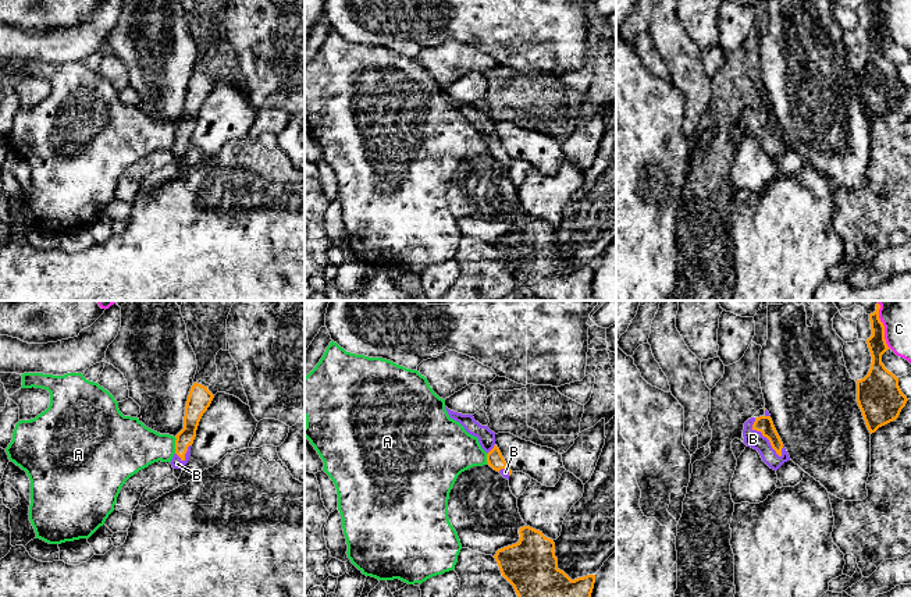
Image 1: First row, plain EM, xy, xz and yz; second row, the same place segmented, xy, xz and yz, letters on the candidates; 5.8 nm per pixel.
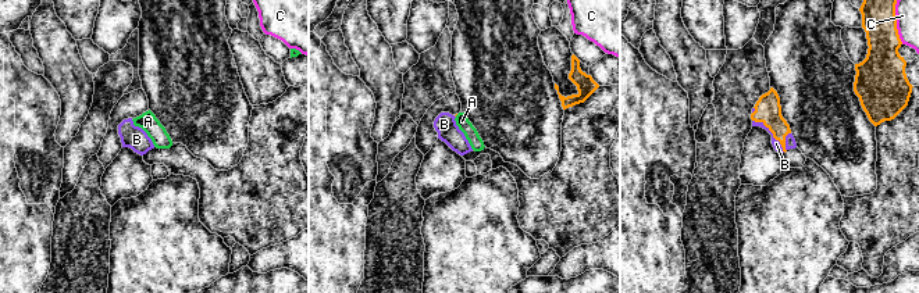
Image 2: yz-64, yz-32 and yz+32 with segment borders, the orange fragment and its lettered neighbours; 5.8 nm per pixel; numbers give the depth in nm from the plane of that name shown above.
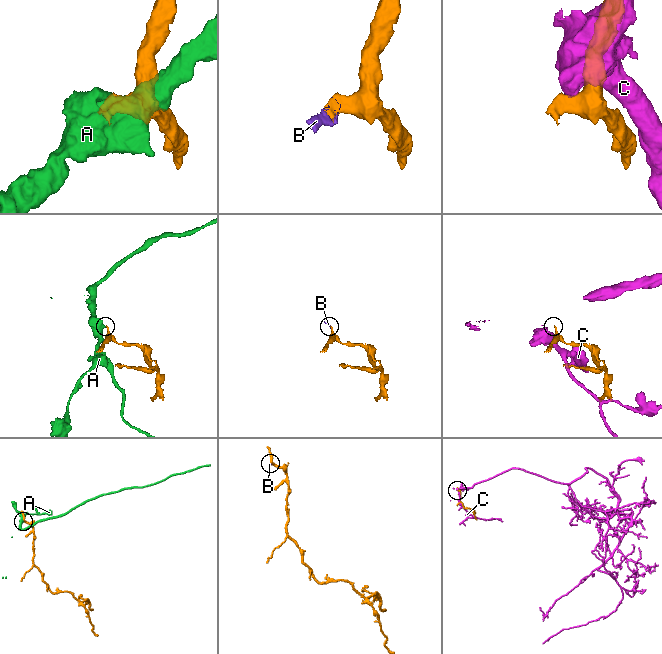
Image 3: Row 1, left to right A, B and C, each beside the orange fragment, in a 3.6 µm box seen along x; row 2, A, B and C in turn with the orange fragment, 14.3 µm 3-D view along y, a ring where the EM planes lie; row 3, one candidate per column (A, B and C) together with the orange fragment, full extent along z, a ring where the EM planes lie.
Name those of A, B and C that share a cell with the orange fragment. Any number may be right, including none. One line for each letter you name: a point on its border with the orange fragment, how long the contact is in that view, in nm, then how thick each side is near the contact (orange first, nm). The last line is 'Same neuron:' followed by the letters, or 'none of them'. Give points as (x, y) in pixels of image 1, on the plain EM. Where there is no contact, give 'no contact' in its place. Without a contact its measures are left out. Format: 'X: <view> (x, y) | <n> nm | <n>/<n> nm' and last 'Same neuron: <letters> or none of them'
B: yz (764, 124) | 280 nm | 100/100 nm
Same neuron: B

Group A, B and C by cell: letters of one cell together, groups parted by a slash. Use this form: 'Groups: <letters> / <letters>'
Groups: A / B / C

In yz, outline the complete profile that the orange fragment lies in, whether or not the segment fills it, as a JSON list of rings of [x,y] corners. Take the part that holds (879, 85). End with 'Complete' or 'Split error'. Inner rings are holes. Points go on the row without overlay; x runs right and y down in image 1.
[[[879,0],[869,3],[872,24],[866,28],[872,51],[868,63],[857,68],[857,90],[869,121],[896,109],[907,92],[898,75],[898,65],[882,51],[882,43],[890,38],[885,28],[885,14]]]. Complete

